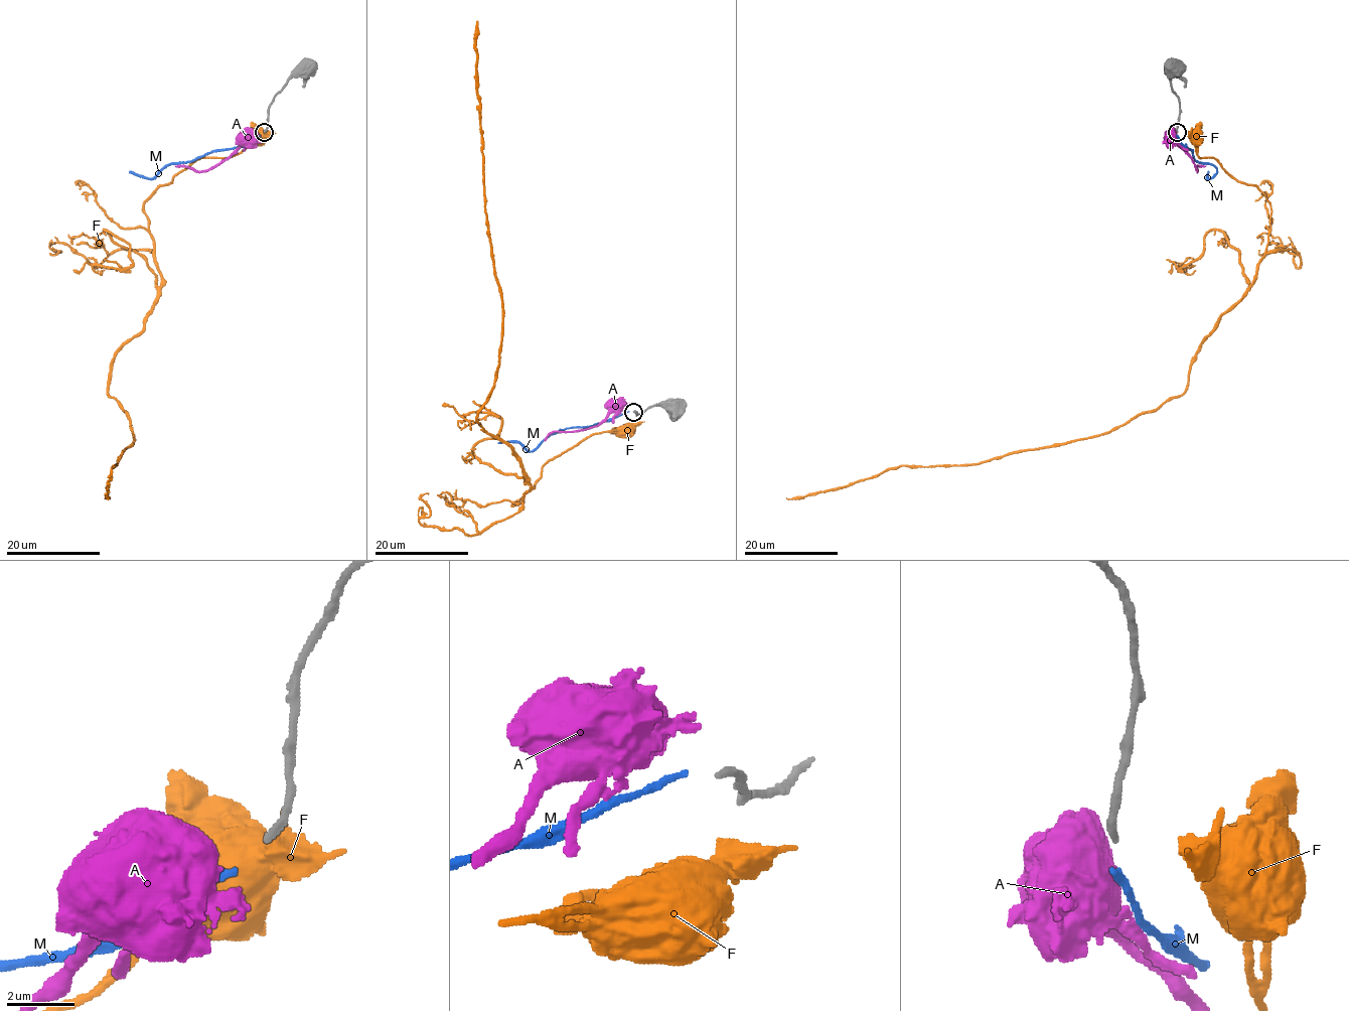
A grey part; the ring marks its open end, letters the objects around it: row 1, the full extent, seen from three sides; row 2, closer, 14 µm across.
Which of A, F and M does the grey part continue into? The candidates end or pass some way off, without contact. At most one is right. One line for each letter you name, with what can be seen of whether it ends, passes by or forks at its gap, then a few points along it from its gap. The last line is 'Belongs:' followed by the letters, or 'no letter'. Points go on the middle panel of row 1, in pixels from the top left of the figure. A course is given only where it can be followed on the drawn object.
M: it ends there; it runs (629, 411), (588, 426), (553, 432), (529, 451), (518, 443), (497, 443)
Belongs: M

